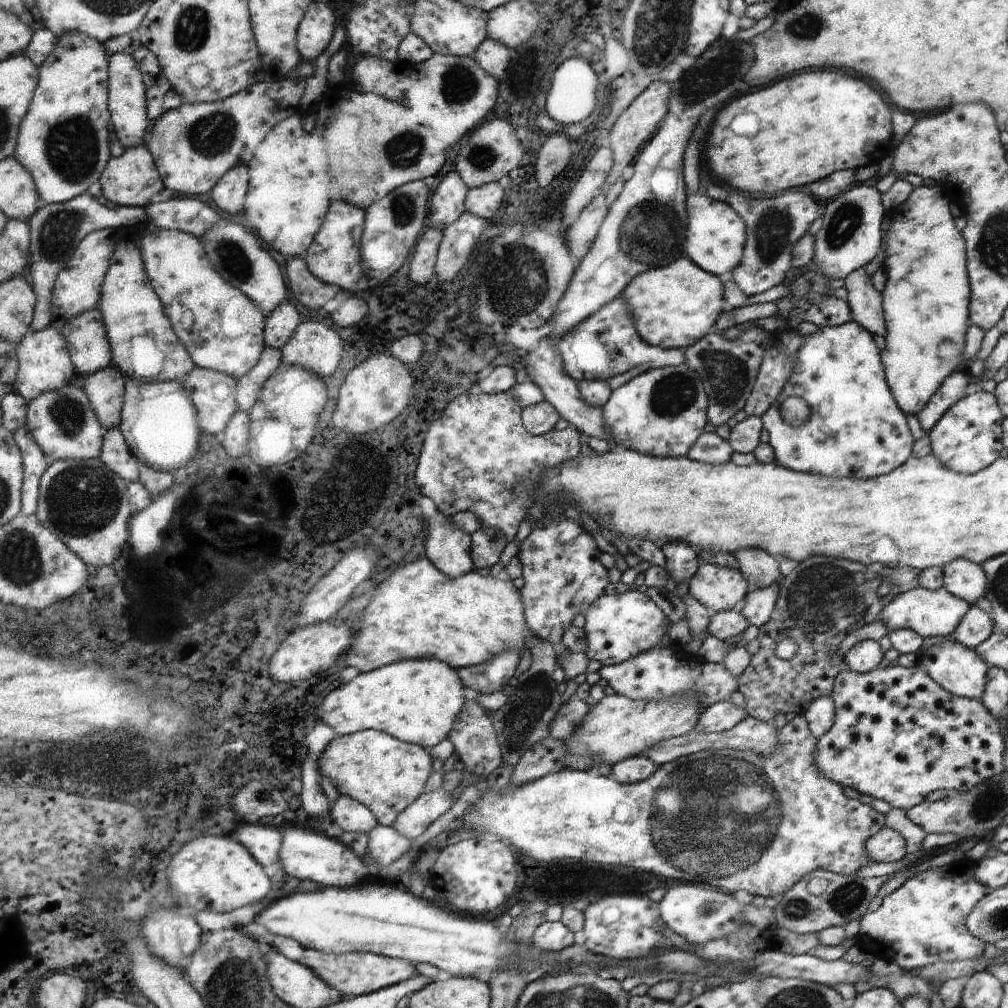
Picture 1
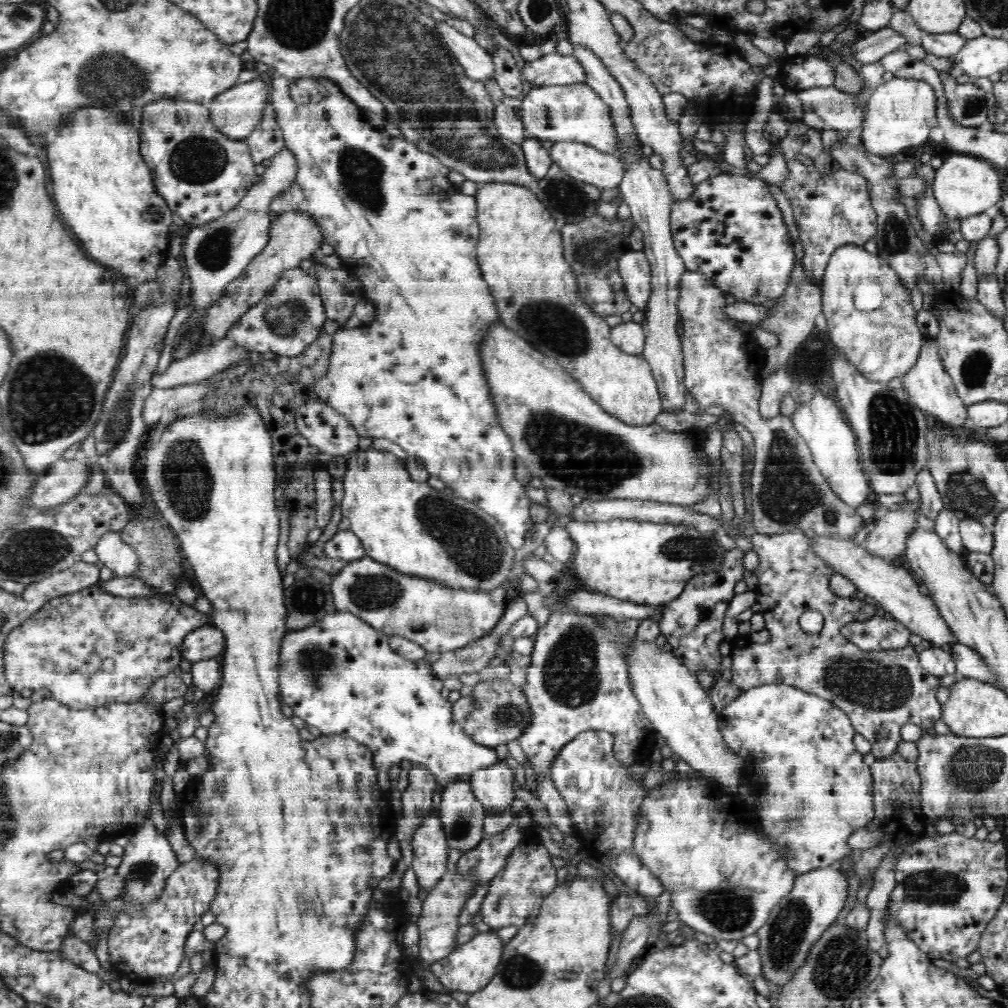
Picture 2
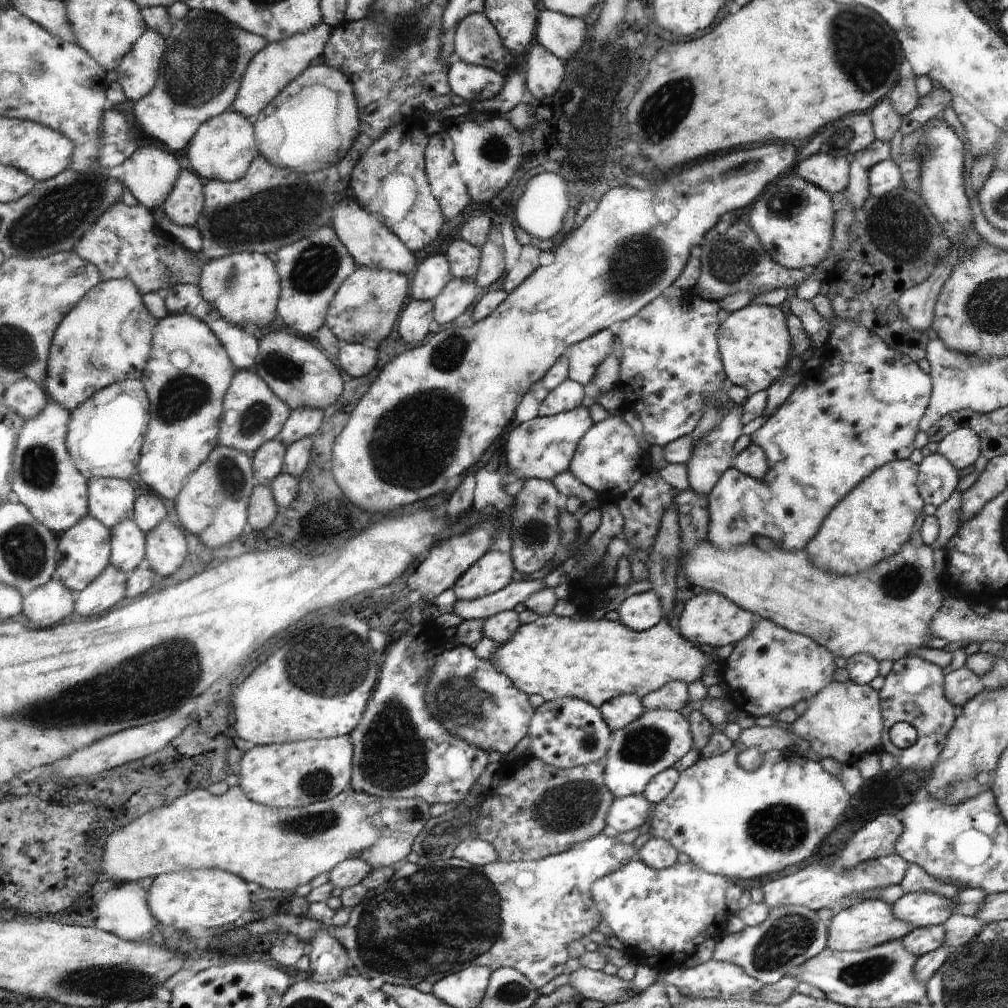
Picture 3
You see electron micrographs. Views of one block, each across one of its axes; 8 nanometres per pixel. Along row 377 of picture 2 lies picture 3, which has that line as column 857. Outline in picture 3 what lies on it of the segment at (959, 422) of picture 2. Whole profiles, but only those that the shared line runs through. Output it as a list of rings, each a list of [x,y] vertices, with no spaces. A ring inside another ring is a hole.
[[[861,900],[847,910],[837,912],[829,922],[829,950],[831,952],[863,952],[879,944],[887,944],[891,940],[903,940],[913,928],[899,920],[893,912],[891,904],[881,900]]]

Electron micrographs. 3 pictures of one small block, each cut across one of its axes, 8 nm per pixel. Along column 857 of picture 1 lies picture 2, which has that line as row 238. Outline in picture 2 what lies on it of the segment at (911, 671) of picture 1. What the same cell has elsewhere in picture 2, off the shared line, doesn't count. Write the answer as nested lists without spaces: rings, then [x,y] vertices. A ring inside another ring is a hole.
[[[740,174],[712,176],[696,186],[688,200],[674,202],[670,220],[674,246],[686,270],[708,278],[724,296],[764,306],[790,288],[796,268],[794,242],[766,180]]]

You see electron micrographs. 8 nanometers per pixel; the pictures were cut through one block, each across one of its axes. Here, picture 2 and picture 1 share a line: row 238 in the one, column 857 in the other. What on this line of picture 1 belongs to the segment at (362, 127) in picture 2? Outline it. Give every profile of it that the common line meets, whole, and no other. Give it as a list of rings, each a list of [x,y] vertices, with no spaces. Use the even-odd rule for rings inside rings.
[[[851,320],[849,324],[843,324],[839,328],[819,328],[815,334],[801,338],[803,344],[797,350],[797,364],[781,392],[779,402],[771,404],[761,416],[763,428],[769,434],[769,444],[775,452],[773,462],[795,472],[855,480],[873,480],[905,464],[911,458],[915,440],[909,434],[905,414],[899,410],[889,392],[883,364],[879,362],[879,350],[871,340],[869,330]],[[789,396],[799,396],[805,400],[805,404],[809,406],[807,422],[799,426],[785,424],[785,416],[781,416],[781,404]]]

